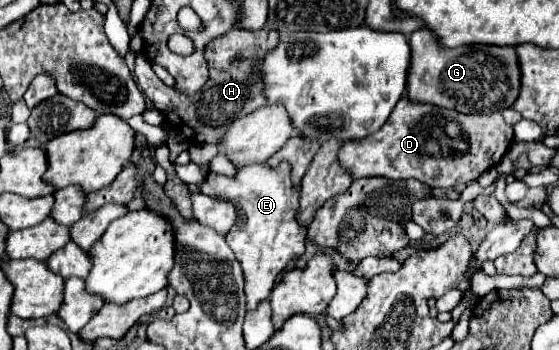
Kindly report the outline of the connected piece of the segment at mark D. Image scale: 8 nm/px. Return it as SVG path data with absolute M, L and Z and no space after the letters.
M402 97L394 111L390 113L386 125L374 137L366 137L366 141L348 141L338 151L338 161L342 169L350 173L352 179L362 177L386 177L386 179L418 179L430 187L454 187L460 183L476 181L484 171L498 165L504 157L504 153L510 149L510 143L514 141L514 131L510 125L504 123L502 113L492 115L462 115L458 111L442 109L436 105L424 105L424 103L410 103L408 97Z

